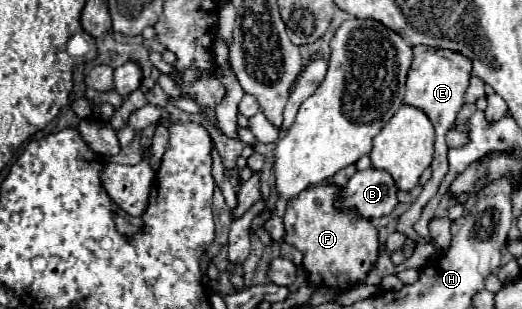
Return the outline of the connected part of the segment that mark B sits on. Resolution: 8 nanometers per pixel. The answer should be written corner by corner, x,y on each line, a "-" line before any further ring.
369,167
357,171
341,189
339,207
357,209
363,217
383,217
397,207
397,185
387,171

